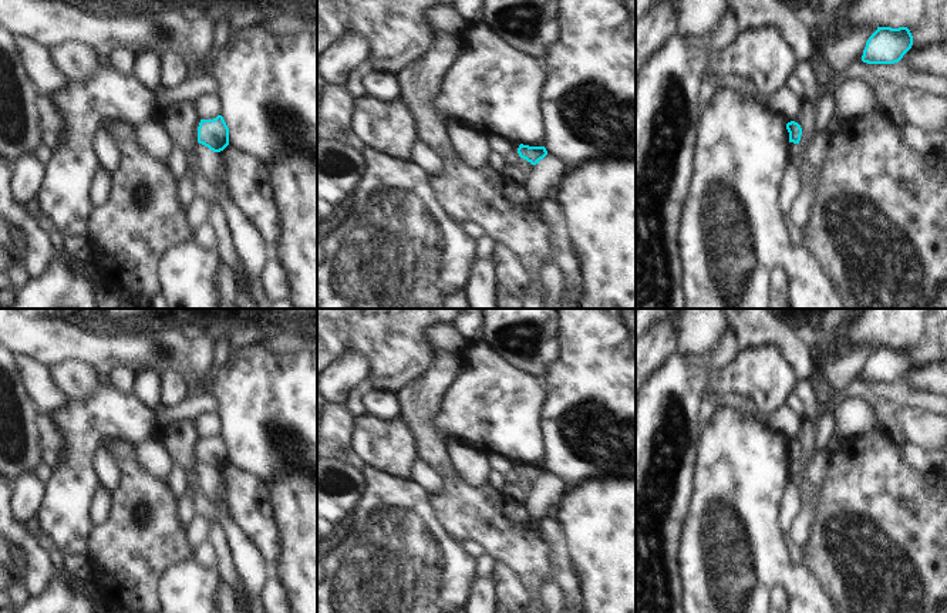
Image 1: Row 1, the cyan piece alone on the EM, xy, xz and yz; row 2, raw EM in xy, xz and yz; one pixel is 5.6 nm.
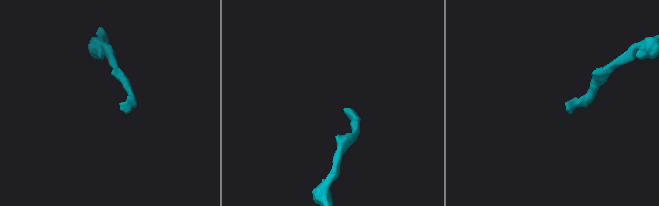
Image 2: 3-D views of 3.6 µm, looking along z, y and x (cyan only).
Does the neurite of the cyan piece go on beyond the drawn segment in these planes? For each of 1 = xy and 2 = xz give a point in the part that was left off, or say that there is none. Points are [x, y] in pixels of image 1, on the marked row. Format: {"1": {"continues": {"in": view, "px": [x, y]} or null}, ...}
{"1": {"continues": null}, "2": {"continues": null}}

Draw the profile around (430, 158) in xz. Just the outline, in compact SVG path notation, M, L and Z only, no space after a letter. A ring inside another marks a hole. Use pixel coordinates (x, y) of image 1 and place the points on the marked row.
M419 138L415 145L414 159L421 164L434 179L444 175L448 169L442 155L422 138Z

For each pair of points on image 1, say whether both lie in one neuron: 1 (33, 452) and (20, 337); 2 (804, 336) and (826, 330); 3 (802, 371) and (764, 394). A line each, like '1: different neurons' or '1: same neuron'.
1: different neurons
2: same neuron
3: different neurons

